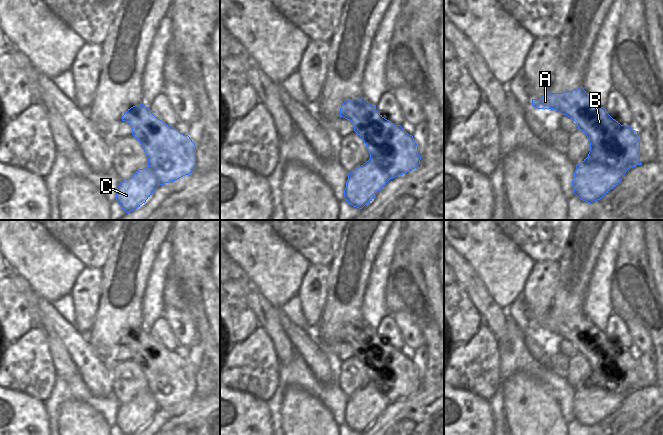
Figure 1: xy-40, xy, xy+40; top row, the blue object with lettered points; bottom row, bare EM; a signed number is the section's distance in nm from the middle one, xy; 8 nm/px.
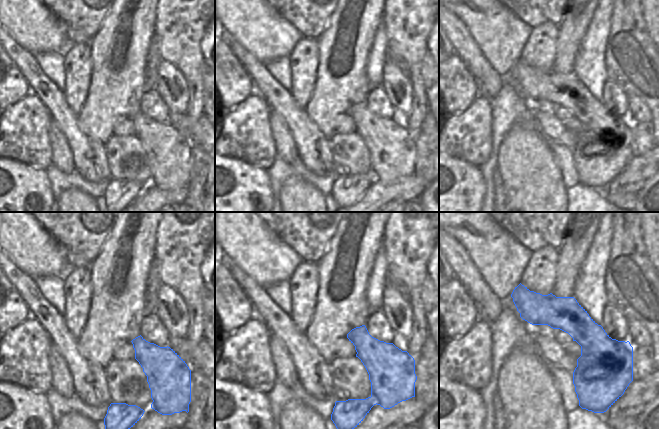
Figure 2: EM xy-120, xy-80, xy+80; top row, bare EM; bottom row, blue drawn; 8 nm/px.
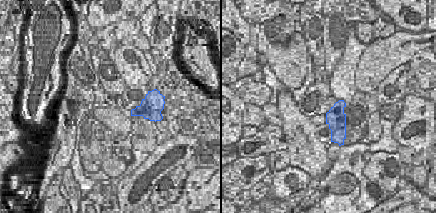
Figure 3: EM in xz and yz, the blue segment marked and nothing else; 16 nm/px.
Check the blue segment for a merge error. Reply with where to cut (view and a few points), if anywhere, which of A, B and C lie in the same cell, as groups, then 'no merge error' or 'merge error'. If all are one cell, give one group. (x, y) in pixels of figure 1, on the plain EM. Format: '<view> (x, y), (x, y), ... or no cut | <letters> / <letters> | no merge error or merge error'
xy+40 (624, 374), (610, 382), (601, 381) | A B / C | merge error

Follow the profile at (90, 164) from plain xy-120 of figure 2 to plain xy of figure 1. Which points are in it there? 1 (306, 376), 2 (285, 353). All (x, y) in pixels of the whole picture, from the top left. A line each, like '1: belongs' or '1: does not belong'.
1: does not belong
2: does not belong

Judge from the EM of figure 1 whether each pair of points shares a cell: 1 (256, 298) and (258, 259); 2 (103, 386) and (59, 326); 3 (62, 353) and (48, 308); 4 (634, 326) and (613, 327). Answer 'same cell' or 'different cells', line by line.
1: different cells
2: same cell
3: different cells
4: different cells

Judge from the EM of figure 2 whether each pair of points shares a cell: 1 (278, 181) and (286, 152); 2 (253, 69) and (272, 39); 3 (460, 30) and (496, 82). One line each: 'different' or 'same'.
1: different
2: different
3: same

